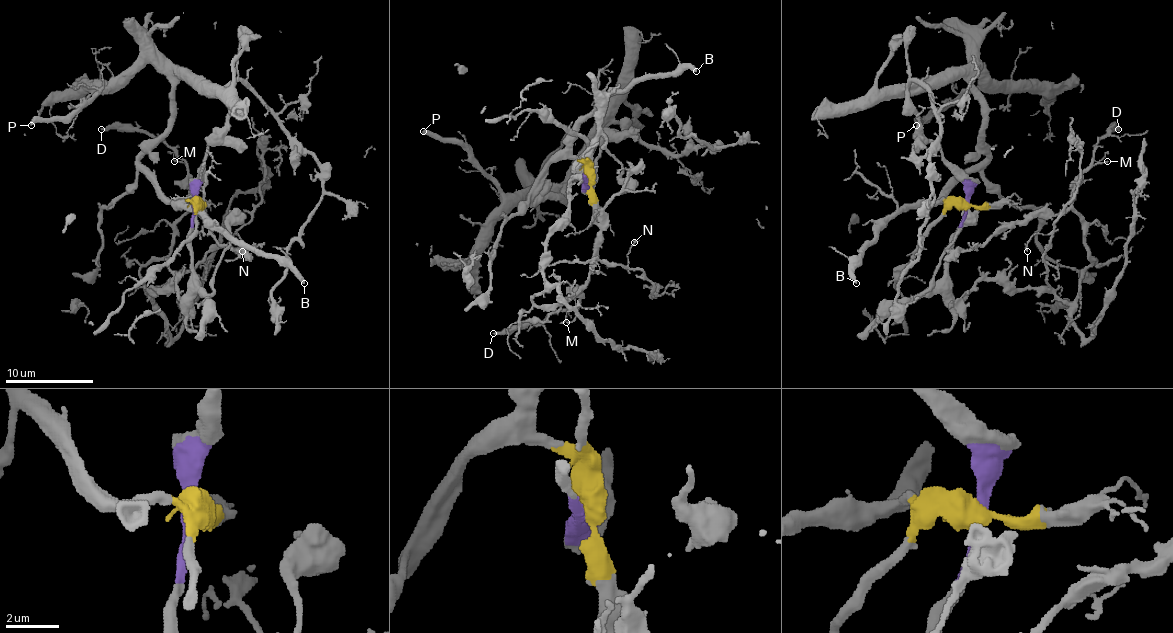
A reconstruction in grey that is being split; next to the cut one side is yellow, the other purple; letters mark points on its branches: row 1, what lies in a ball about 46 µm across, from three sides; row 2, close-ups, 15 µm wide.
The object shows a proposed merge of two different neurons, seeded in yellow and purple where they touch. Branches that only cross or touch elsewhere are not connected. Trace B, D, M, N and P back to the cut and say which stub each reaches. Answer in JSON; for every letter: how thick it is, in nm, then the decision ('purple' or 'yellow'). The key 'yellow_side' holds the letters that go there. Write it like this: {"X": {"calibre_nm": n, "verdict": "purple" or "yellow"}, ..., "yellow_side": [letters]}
{"B": {"calibre_nm": 320, "verdict": "yellow"}, "D": {"calibre_nm": 260, "verdict": "purple"}, "M": {"calibre_nm": 110, "verdict": "purple"}, "N": {"calibre_nm": 140, "verdict": "purple"}, "P": {"calibre_nm": 380, "verdict": "yellow"}, "yellow_side": ["B", "P"]}

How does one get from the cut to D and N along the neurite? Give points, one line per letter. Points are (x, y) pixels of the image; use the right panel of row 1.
D: (965, 204), (947, 261), (956, 299), (1002, 279), (1070, 303), (1090, 266), (1072, 185), (1118, 130)
N: (965, 204), (947, 261), (952, 294), (961, 301), (983, 279), (1048, 285), (1050, 237), (1035, 233), (1026, 250)

